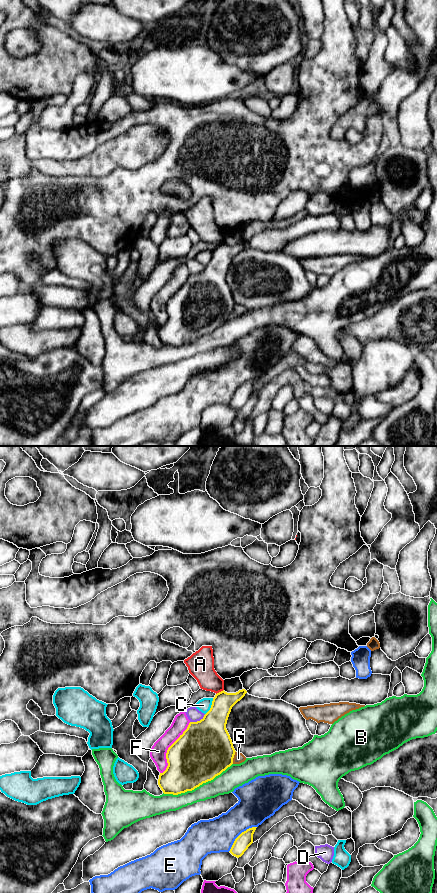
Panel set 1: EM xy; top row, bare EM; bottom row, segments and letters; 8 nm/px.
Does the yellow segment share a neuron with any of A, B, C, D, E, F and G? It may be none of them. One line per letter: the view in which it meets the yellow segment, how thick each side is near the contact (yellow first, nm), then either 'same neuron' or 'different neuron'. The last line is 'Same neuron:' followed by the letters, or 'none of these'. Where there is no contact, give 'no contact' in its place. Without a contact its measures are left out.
A: contact in xy; calibres 190 and 200 nm; different neuron
B: contact in xy; calibres 440 and 170 nm; different neuron
C: contact in xy; calibres 300 and 110 nm; different neuron
D: contact in xy; calibres 440 and 110 nm; different neuron
E: contact in xy; calibres 120 and 280 nm; different neuron
F: contact in xy; calibres 440 and 130 nm; different neuron
G: contact in xy; calibres 440 and 80 nm; different neuron
Same neuron: none of these

